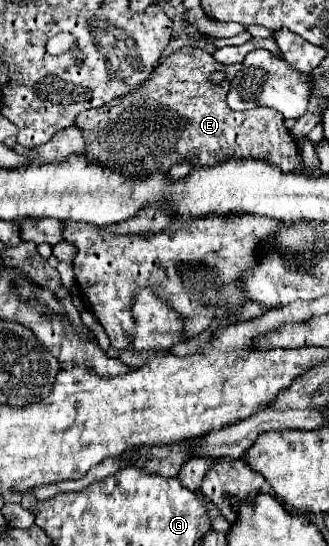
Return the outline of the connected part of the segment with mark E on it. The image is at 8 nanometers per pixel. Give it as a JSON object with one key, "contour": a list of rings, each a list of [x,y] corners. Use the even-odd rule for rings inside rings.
{"contour":[[[181,47],[171,53],[165,61],[161,61],[149,81],[141,85],[141,89],[133,89],[125,97],[117,97],[105,103],[101,109],[85,111],[77,117],[77,127],[85,131],[85,155],[89,161],[97,161],[101,165],[117,167],[125,175],[153,173],[153,169],[171,169],[175,163],[189,159],[193,165],[213,165],[231,157],[257,157],[277,165],[281,171],[303,171],[305,163],[299,153],[299,147],[285,127],[285,119],[271,107],[255,107],[247,111],[235,113],[227,105],[227,93],[231,85],[231,77],[235,77],[241,64],[221,65],[213,59],[211,53],[199,47]],[[223,69],[227,73],[227,81],[223,85],[211,85],[207,81],[209,73]]]}

